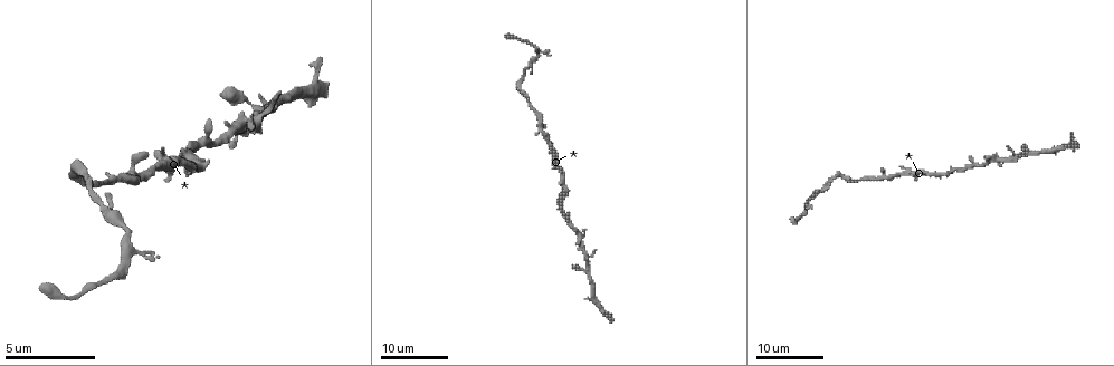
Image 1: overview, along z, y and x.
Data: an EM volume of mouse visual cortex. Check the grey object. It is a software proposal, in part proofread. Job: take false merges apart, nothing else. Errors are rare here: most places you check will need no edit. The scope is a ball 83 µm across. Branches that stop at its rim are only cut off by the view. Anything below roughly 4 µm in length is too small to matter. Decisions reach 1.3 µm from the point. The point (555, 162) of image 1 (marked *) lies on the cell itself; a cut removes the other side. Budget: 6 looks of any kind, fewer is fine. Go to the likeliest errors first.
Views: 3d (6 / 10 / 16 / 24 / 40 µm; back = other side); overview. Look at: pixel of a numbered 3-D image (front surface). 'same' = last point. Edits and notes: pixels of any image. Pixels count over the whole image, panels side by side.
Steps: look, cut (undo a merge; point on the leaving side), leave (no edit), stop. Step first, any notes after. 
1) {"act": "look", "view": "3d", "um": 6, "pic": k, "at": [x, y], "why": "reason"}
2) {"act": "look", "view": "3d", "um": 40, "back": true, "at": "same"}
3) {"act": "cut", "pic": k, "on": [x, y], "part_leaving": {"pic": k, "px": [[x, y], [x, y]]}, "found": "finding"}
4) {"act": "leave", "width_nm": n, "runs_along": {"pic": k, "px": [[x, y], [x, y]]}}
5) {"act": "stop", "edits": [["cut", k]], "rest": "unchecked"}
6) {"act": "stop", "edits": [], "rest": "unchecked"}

{"act": "look", "view": "3d", "um": 24, "pic": 1, "at": [74, 171]}

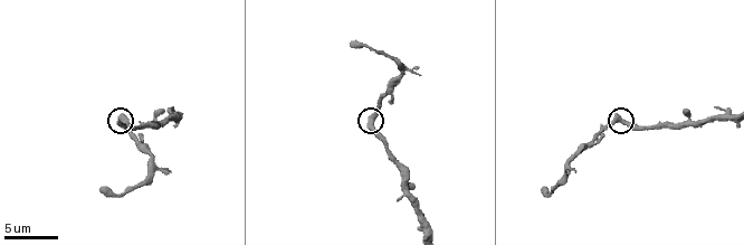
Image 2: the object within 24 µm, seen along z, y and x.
{"act": "look", "view": "3d", "um": 10, "pic": 2, "at": [373, 121]}

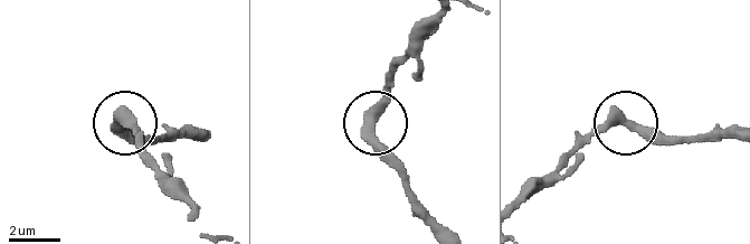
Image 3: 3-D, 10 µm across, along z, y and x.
{"act": "look", "view": "3d", "um": 6, "pic": 3, "at": [623, 124], "why": "closer look"}

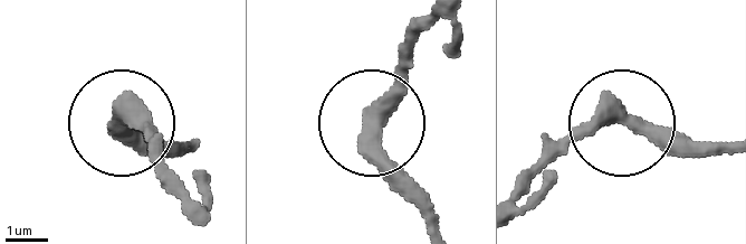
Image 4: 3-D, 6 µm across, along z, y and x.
{"act": "leave", "runs_along": {"pic": 4, "px": [[189, 147], [121, 125], [143, 135], [182, 196]]}, "found": "all the same cell"}

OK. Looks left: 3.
{"act": "look", "view": "3d", "um": 16, "pic": 2, "at": [153, 155], "why": "thin neck"}

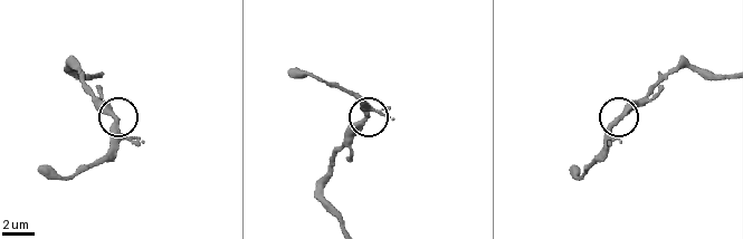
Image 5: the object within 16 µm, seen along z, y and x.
{"act": "look", "view": "3d", "um": 16, "back": true, "pic": 5, "at": [114, 121]}

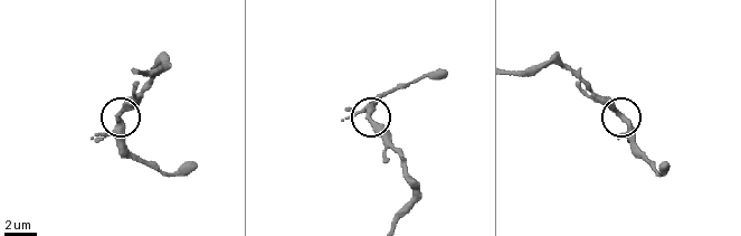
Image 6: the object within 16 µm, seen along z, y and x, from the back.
{"act": "leave", "runs_along": {"pic": 6, "px": [[515, 73], [543, 64], [575, 73], [623, 121], [637, 156]]}, "found": "continuous, no second cell"}

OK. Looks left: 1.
{"act": "stop", "edits": [], "rest": "unchecked"}

